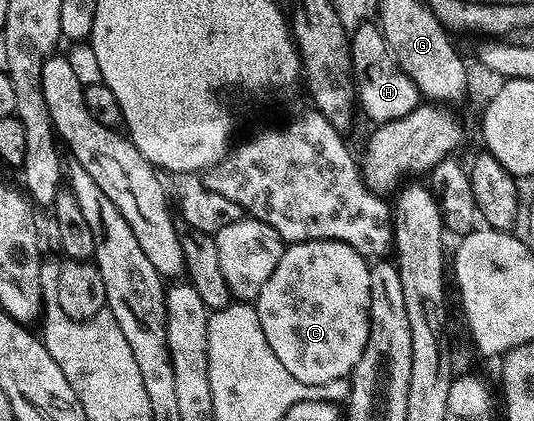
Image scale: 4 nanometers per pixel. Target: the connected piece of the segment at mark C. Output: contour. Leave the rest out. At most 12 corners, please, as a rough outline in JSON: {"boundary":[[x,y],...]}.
{"boundary":[[342,242],[286,249],[255,303],[301,384],[367,352],[371,262]]}

